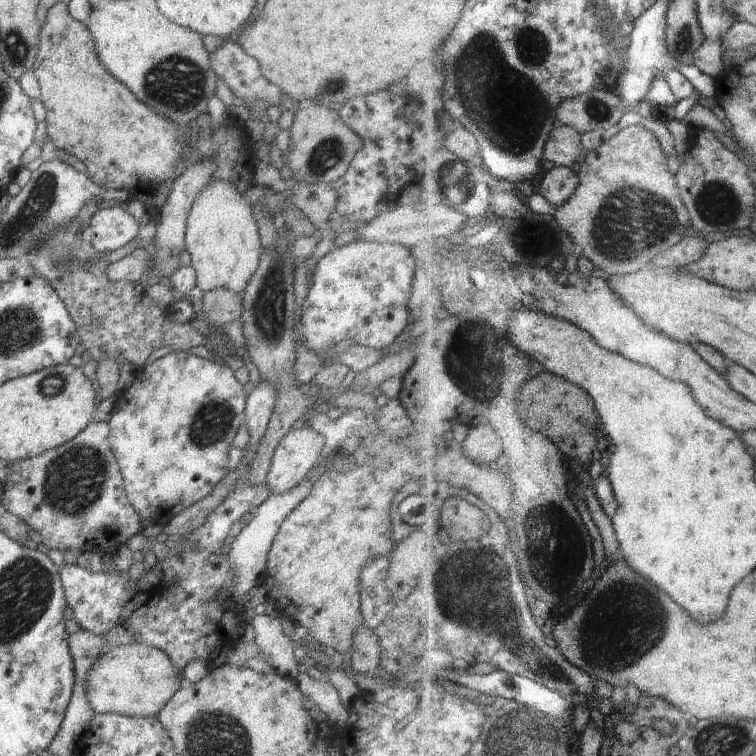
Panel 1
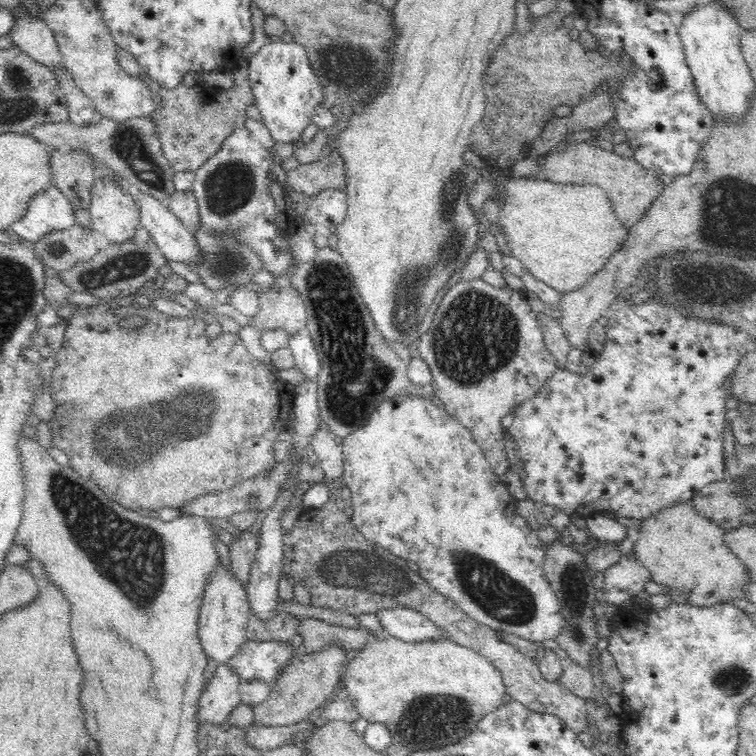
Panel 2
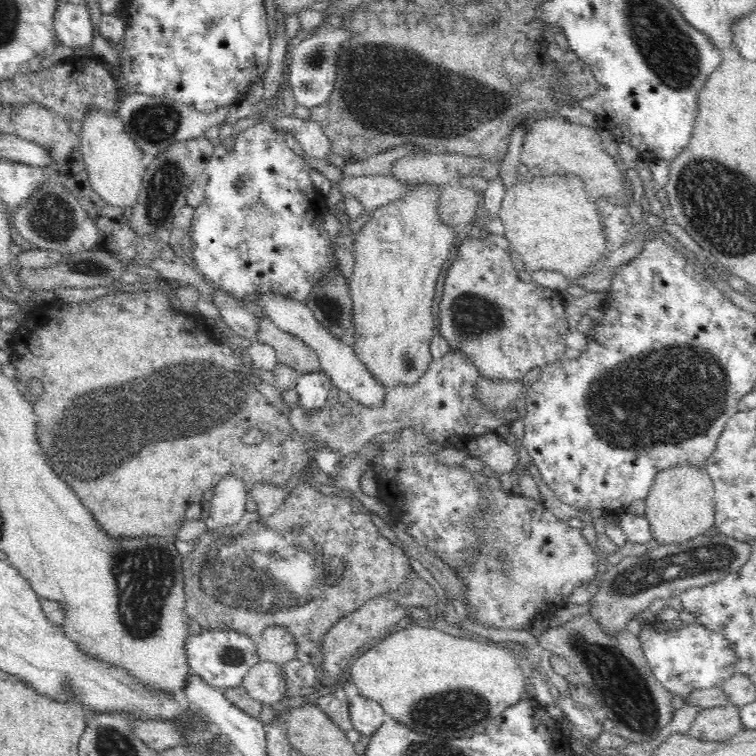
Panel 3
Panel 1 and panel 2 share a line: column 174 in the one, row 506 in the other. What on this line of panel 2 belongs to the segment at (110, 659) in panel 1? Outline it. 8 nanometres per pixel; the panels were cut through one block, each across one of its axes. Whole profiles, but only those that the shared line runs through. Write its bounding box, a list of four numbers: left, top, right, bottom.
[631,500,751,607]

